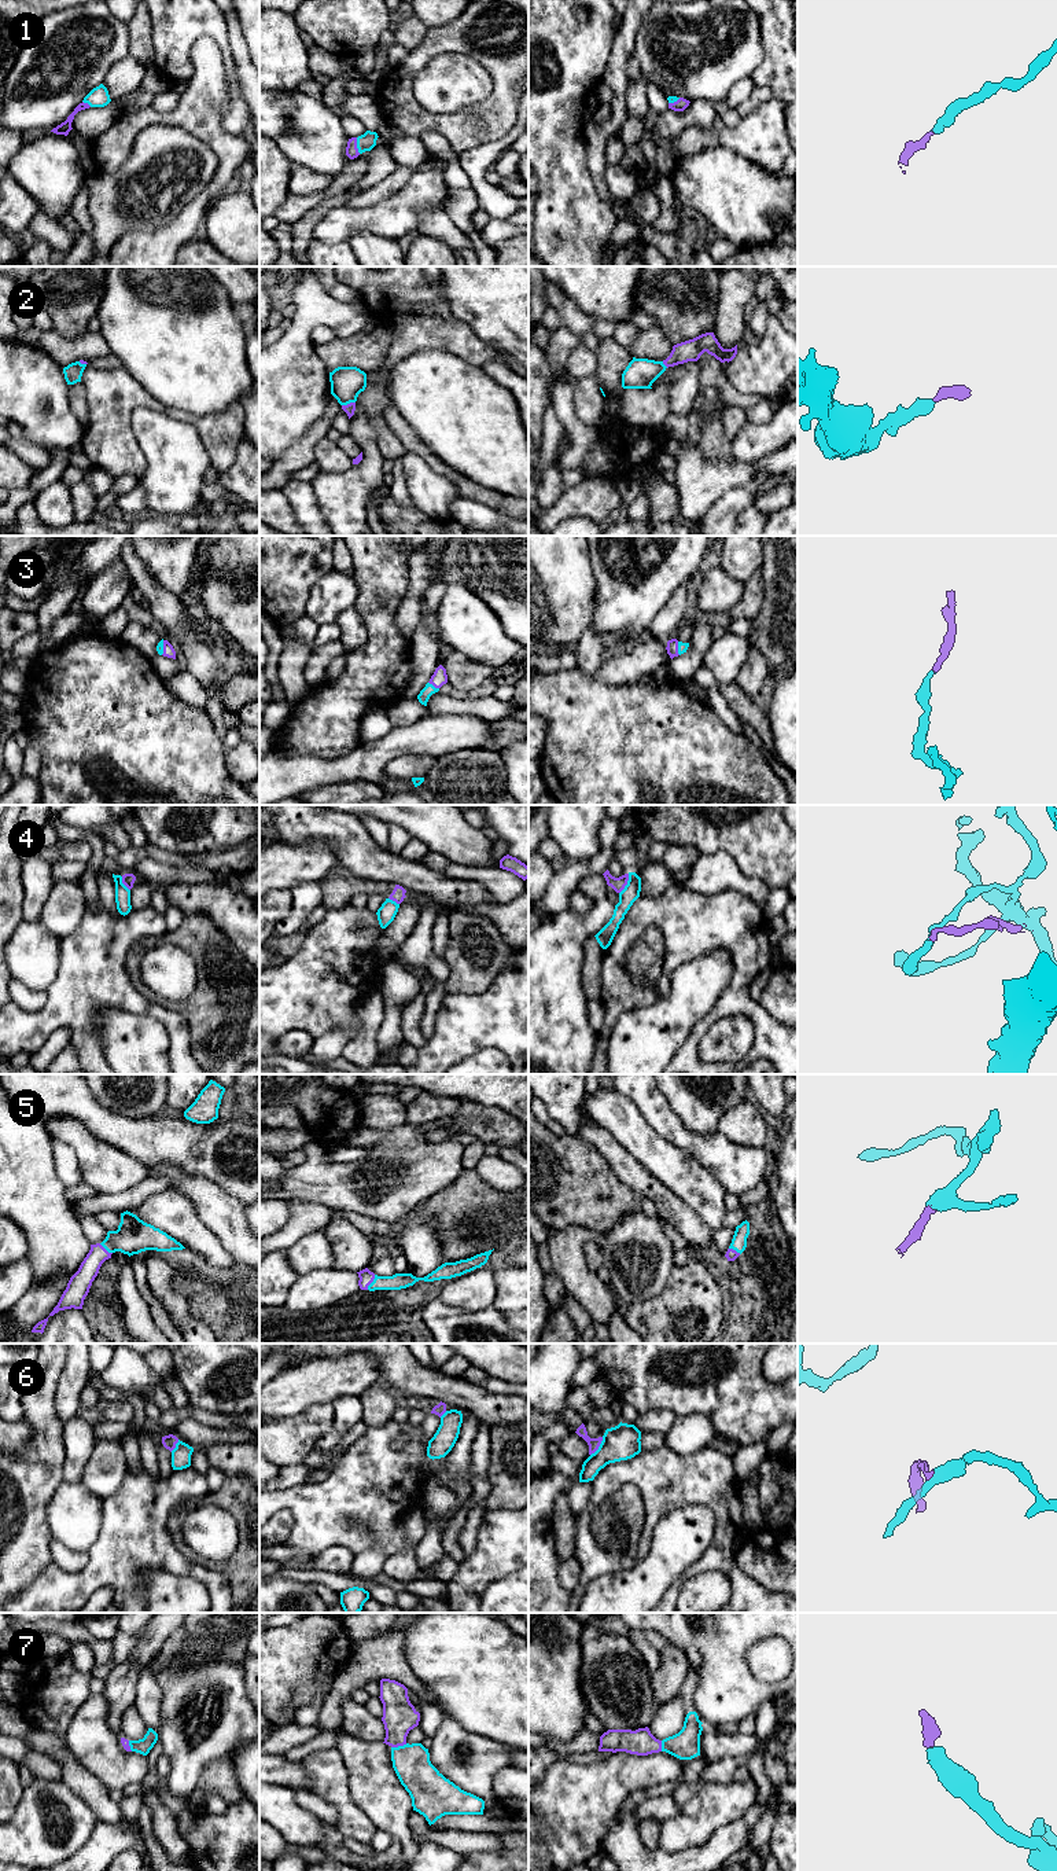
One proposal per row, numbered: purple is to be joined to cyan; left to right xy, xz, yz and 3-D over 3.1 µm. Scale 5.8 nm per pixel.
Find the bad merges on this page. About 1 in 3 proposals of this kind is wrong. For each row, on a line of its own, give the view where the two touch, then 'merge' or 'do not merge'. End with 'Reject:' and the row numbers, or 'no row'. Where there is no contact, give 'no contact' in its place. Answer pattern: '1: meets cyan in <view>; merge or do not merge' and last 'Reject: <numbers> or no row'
1: meets cyan in xz; merge
2: meets cyan in xz; merge
3: meets cyan in xz; merge
4: meets cyan in yz; do not merge
5: meets cyan in xz; merge
6: meets cyan in yz; do not merge
7: meets cyan in xz; merge
Reject: 4, 6

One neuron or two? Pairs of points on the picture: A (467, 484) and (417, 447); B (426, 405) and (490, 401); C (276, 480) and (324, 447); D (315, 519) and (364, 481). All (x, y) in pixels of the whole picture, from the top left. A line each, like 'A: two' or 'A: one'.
A: one
B: one
C: two
D: two

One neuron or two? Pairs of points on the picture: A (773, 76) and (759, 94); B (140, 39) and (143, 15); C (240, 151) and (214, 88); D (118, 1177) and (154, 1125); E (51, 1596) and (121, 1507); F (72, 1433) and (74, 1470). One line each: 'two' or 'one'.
A: two
B: one
C: one
D: two
E: one
F: one

